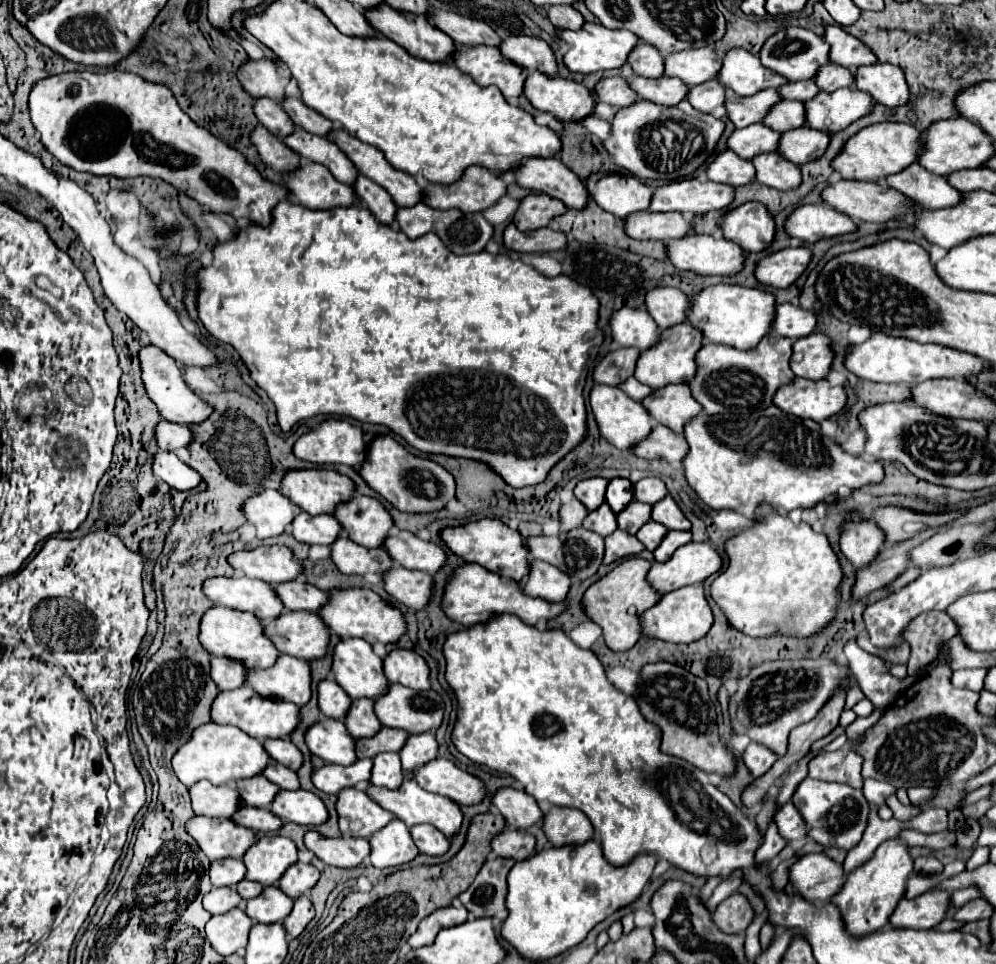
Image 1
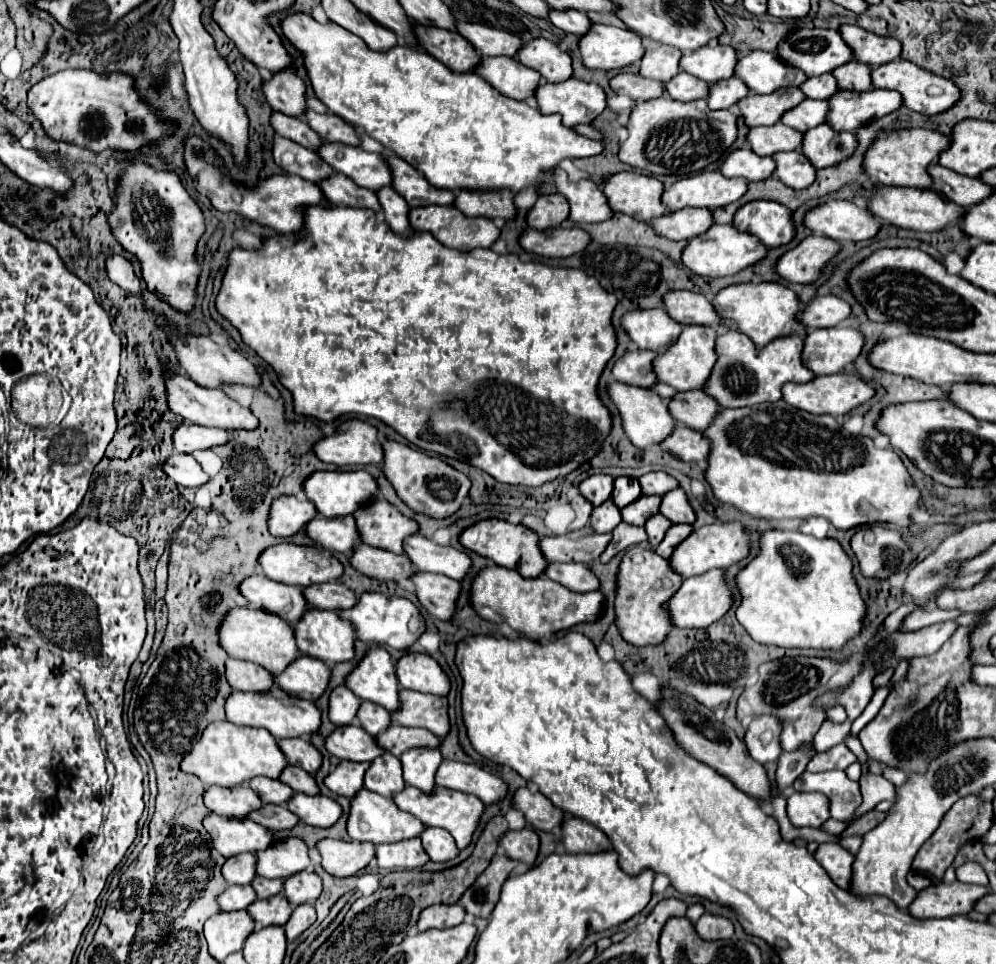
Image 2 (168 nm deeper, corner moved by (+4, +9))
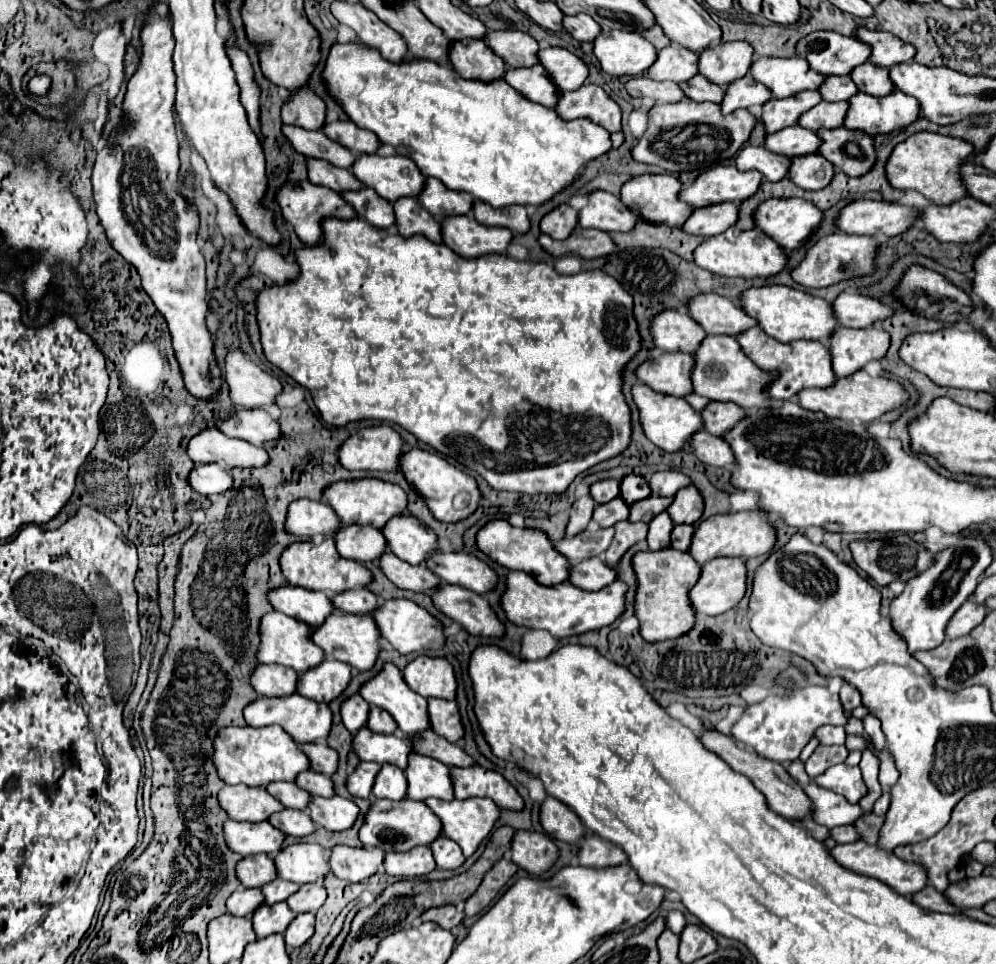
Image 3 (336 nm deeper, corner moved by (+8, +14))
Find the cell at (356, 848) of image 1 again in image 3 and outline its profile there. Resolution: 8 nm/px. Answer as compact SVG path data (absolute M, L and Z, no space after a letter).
M336 846L332 850L330 868L332 872L348 882L366 882L370 876L378 874L384 862L384 852L380 848L350 848Z

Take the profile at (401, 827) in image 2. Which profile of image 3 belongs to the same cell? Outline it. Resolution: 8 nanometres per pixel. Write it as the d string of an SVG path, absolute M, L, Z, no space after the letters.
M404 798L400 802L392 800L376 800L368 814L366 822L360 828L360 840L366 848L382 848L384 852L408 852L416 846L430 846L442 834L442 824L434 812L424 802L414 802Z

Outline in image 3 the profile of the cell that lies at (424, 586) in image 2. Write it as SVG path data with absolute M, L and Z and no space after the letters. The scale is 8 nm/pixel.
M442 584L432 596L436 608L460 622L470 634L486 638L504 638L504 624L498 620L488 600L462 586Z

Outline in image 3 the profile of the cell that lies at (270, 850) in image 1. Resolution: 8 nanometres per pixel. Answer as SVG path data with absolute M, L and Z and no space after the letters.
M292 844L274 858L278 876L296 884L322 882L330 874L330 852L320 844Z

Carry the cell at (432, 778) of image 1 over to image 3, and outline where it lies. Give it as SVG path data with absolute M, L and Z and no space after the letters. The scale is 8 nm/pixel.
M452 768L454 792L458 800L466 798L492 798L500 808L520 812L524 810L524 800L516 788L498 772L474 768Z

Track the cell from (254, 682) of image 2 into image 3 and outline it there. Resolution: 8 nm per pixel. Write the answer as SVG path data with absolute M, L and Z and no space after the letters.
M262 664L254 670L250 682L260 696L290 696L296 692L298 672L278 664Z

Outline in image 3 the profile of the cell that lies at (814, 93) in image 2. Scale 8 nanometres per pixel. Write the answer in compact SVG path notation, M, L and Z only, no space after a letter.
M830 76L820 86L820 94L828 102L840 102L840 100L850 100L850 96L856 96L858 88L850 76Z

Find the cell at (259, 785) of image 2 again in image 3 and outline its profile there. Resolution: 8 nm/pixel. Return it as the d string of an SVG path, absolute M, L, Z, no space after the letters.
M274 782L268 784L266 790L278 800L282 802L286 808L296 808L296 810L306 810L308 802L312 800L312 794L308 794L306 790L298 788L292 782Z

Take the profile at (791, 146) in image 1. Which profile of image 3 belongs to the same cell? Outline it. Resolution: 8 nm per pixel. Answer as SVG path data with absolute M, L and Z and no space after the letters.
M834 128L834 130L820 130L816 132L824 144L820 154L830 160L836 170L842 170L848 176L864 176L876 164L874 140L866 132L848 130L848 128Z

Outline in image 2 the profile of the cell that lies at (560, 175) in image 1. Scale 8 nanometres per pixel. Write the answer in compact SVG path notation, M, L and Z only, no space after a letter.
M554 169L550 177L556 183L560 195L564 195L570 203L570 219L576 223L598 223L612 217L612 209L600 191L600 187L590 179L570 181L564 169Z

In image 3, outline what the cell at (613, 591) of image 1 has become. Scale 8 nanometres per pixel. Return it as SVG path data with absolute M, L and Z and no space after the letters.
M674 548L658 552L638 552L634 556L634 570L638 576L636 616L640 620L640 634L648 642L674 640L694 628L694 608L690 604L690 588L698 582L702 566L688 554Z

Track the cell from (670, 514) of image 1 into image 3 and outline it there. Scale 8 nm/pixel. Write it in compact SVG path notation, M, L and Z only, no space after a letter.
M686 486L666 510L674 524L696 524L704 512L704 500L696 486Z

